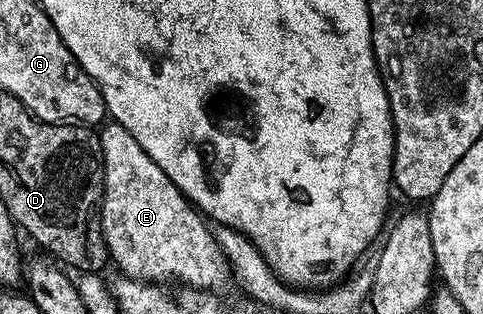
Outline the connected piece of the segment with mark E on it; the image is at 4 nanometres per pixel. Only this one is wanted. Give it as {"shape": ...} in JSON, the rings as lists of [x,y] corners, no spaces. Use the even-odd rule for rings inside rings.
{"shape":[[[113,122],[101,125],[98,141],[102,147],[102,233],[109,259],[118,267],[117,271],[131,280],[167,282],[174,279],[179,280],[179,285],[203,290],[219,290],[231,283],[229,259],[218,245],[218,237],[211,225],[170,181],[168,174],[164,174],[148,154],[144,154],[140,142],[136,142],[124,126]]]}

